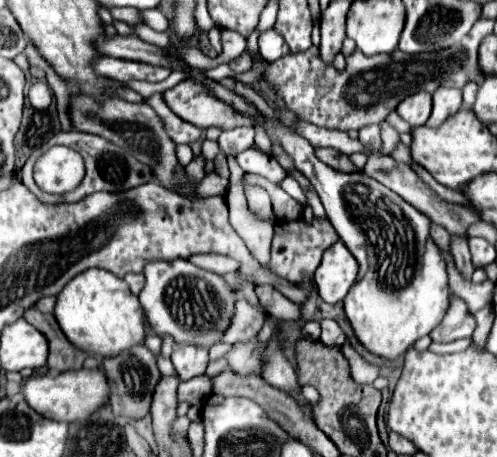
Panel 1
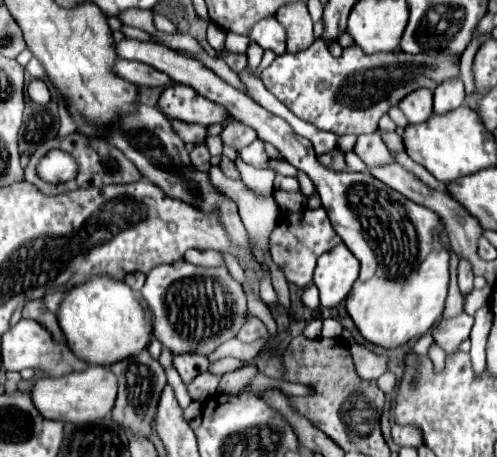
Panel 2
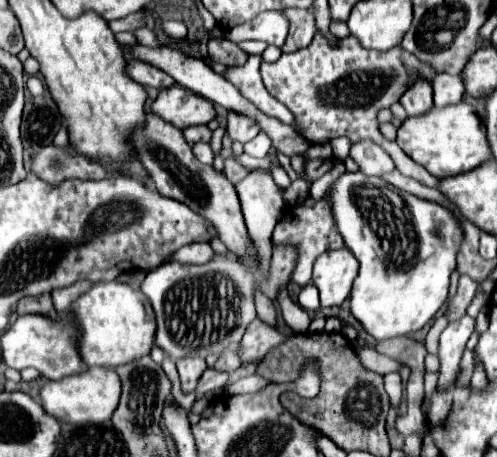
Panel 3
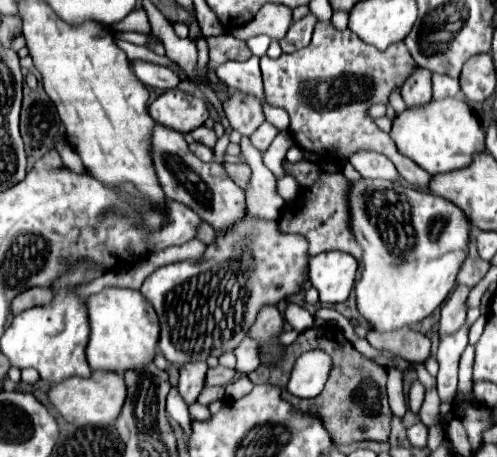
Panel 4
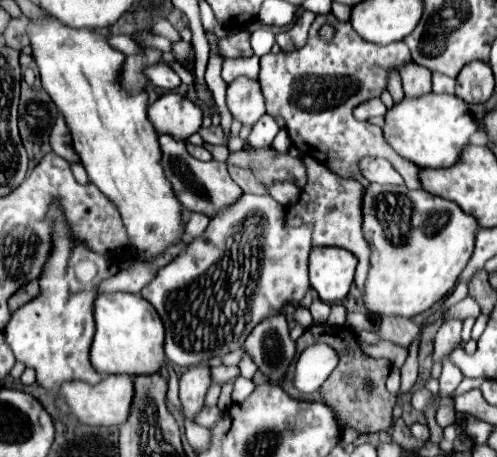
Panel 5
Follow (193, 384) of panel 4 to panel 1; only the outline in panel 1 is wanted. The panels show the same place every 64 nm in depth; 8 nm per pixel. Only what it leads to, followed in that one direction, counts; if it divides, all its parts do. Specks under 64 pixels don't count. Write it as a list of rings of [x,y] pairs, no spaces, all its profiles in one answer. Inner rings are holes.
[[[178,344],[172,352],[172,364],[180,376],[180,380],[190,380],[202,376],[208,364],[208,350],[196,346],[182,346]]]

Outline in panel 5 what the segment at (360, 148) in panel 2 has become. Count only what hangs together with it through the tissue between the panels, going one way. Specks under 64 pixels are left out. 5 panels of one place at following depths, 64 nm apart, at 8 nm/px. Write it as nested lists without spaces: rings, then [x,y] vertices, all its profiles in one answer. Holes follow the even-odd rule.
[[[372,156],[362,158],[360,160],[360,172],[370,182],[378,182],[378,184],[404,184],[402,176],[384,158],[372,158]]]

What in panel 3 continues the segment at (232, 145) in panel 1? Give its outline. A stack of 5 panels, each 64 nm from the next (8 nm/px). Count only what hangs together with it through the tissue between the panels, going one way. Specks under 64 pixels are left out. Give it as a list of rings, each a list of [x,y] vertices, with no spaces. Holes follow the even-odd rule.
[[[230,112],[228,114],[228,126],[226,126],[226,134],[230,136],[232,142],[250,142],[256,134],[258,134],[258,126],[254,120],[248,120],[246,116],[240,116],[240,114],[234,114]]]

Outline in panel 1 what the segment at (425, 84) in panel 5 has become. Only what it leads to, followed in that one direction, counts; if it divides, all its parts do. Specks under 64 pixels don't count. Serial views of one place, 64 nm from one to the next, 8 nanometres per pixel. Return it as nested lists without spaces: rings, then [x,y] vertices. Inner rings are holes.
[[[416,92],[414,96],[408,96],[402,100],[402,104],[396,108],[402,120],[406,120],[412,128],[422,126],[432,110],[432,96],[428,92]]]

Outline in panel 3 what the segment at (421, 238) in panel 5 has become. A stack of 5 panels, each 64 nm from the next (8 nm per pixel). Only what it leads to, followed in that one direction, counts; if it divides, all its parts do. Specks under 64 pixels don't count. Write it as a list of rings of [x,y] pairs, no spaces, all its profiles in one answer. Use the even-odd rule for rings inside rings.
[[[344,172],[328,186],[326,200],[346,246],[360,262],[360,274],[350,294],[352,316],[362,324],[366,334],[376,340],[392,340],[422,330],[446,304],[450,274],[456,266],[456,252],[462,242],[462,230],[454,214],[434,202],[420,200],[390,186],[382,178],[364,176],[362,172]]]

